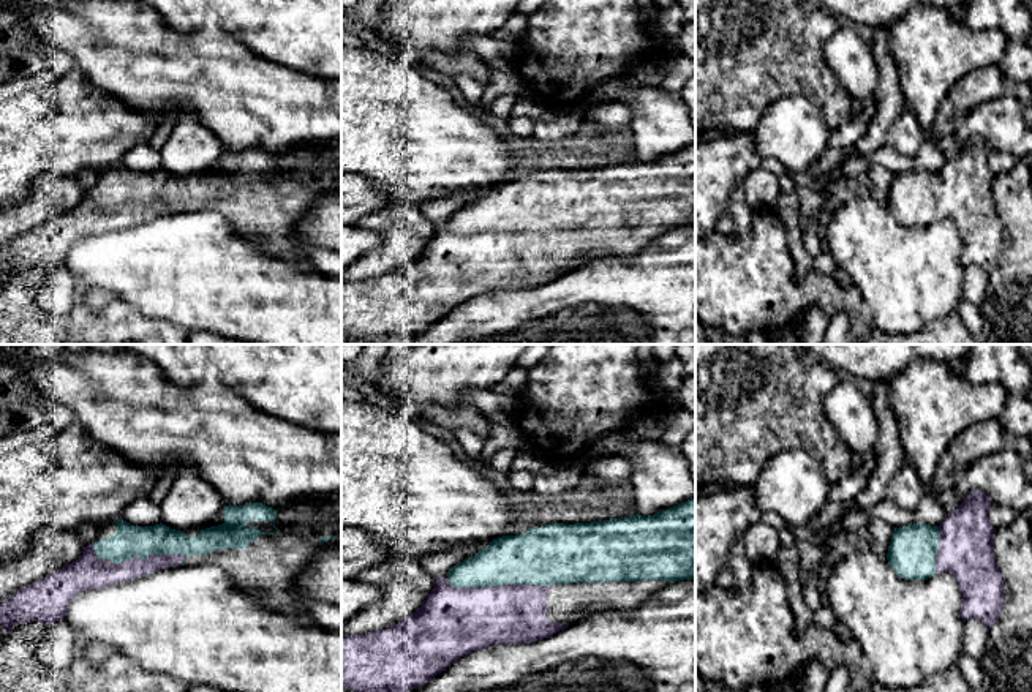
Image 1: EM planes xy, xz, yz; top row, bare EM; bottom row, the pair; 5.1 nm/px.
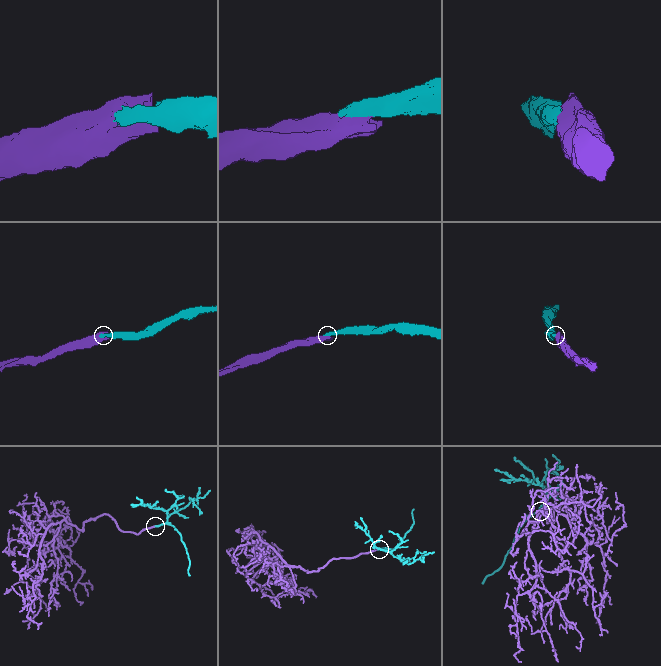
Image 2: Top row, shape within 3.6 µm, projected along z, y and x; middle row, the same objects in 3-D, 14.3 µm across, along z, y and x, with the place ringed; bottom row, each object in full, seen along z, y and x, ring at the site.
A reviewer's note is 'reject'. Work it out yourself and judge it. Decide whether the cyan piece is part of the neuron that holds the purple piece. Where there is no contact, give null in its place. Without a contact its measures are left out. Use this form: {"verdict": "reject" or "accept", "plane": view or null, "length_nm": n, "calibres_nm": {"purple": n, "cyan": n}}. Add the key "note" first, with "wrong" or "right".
{"note": "wrong", "verdict": "accept", "plane": "xz", "length_nm": 480, "calibres_nm": {"purple": 340, "cyan": 280}}

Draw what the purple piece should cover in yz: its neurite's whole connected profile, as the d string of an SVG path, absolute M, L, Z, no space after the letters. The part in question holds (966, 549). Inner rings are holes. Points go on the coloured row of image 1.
M970 491L953 513L947 513L939 526L913 523L895 528L887 559L904 580L928 580L936 574L951 572L962 591L961 618L980 619L991 627L1004 605L1004 580L994 556L996 528L989 521L991 499L981 491Z

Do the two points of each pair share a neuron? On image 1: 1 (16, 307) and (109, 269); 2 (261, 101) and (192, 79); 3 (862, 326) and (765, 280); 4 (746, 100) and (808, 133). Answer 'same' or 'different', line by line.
1: different
2: same
3: same
4: different

